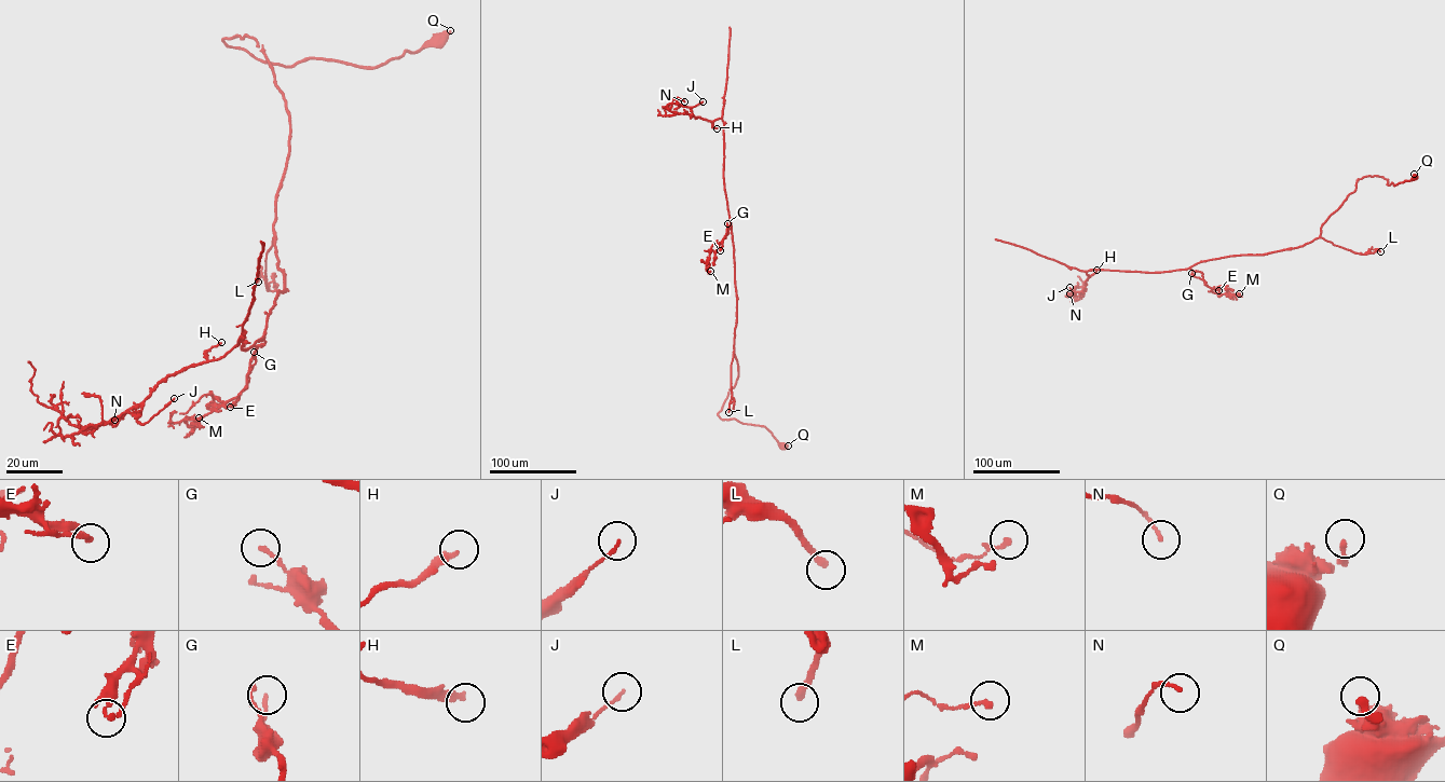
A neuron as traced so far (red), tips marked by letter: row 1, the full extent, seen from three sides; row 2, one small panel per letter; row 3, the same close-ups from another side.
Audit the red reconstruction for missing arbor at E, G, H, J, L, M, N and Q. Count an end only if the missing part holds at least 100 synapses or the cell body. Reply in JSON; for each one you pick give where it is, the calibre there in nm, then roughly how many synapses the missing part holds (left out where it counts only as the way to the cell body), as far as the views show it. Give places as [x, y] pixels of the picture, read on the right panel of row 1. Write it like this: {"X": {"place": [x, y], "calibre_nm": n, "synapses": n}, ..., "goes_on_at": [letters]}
{"goes_on_at": []}

